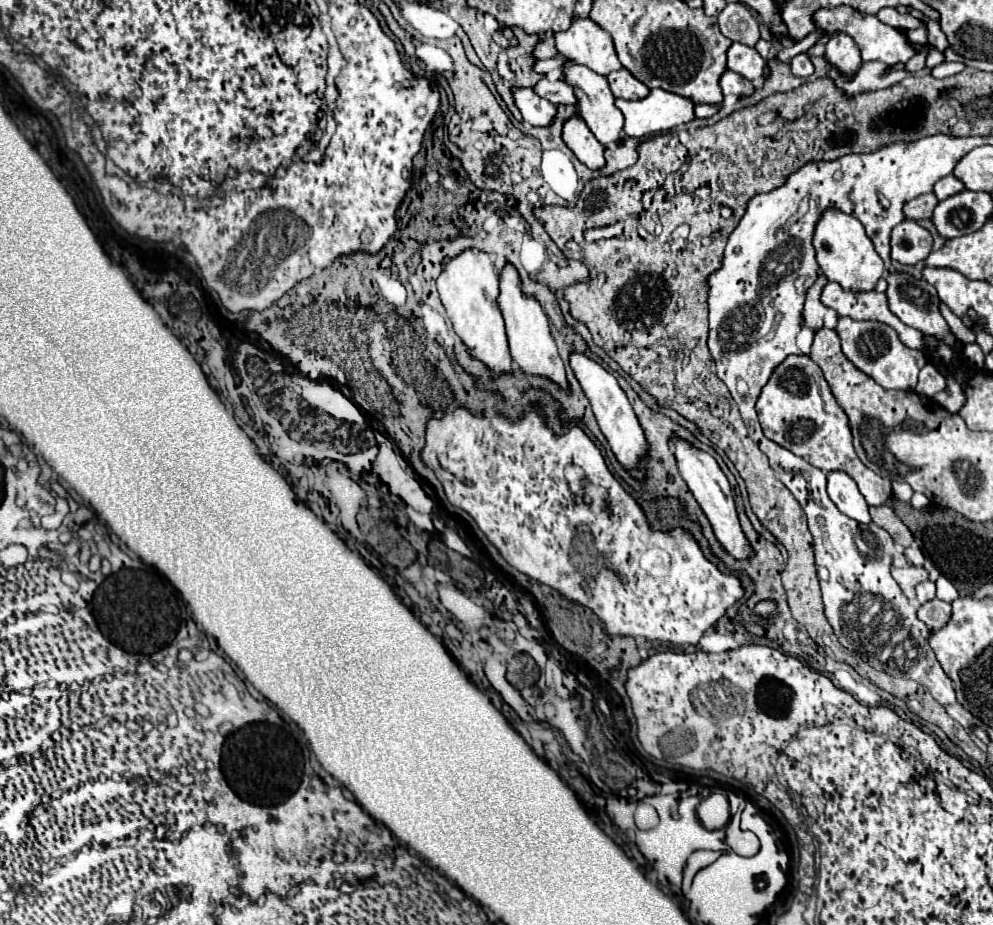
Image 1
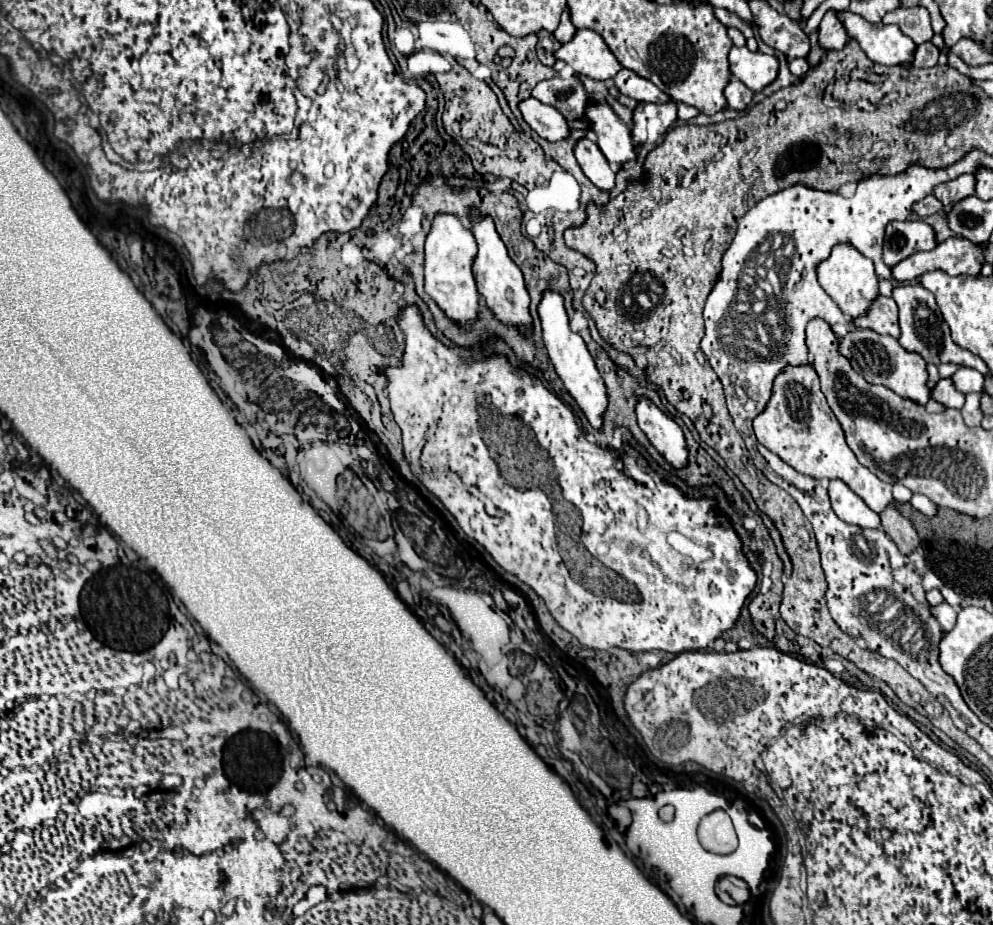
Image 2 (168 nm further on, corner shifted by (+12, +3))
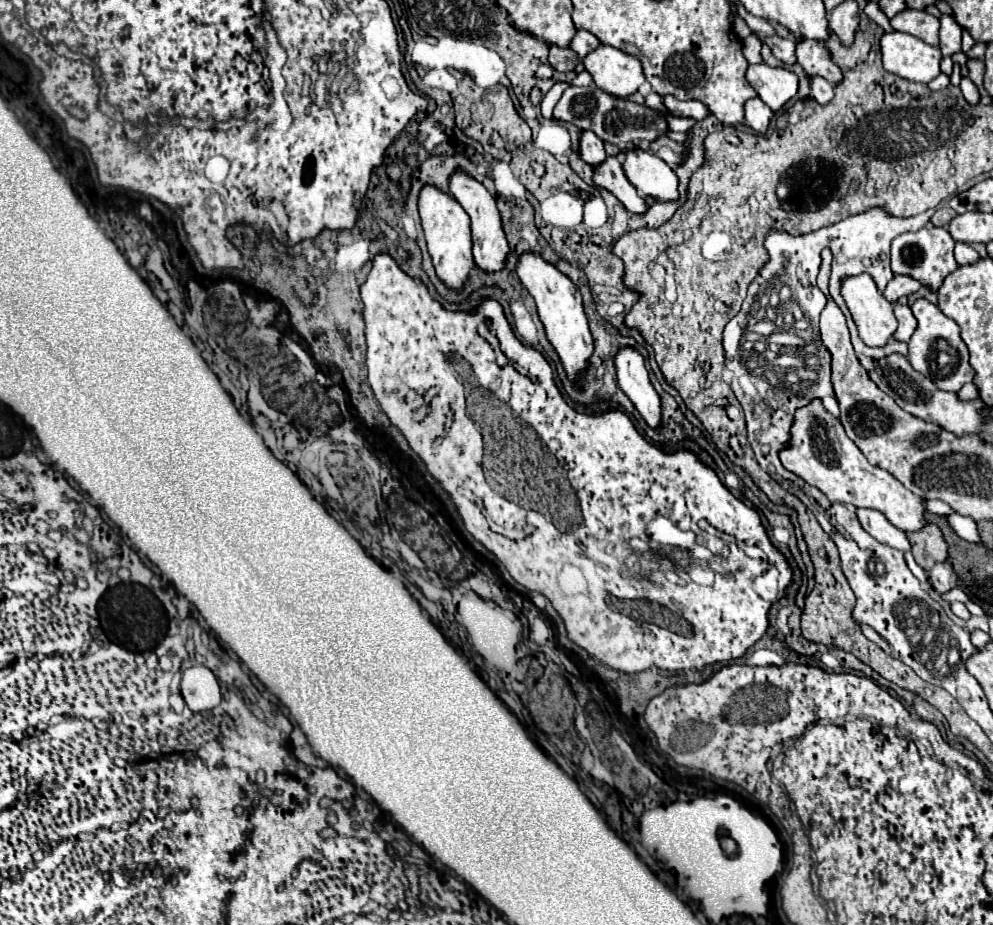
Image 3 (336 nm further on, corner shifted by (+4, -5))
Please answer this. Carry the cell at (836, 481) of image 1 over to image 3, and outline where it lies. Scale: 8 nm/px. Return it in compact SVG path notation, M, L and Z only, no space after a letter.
M858 509L856 511L862 527L880 543L900 549L900 551L910 551L910 541L904 531L896 529L880 511L874 509Z

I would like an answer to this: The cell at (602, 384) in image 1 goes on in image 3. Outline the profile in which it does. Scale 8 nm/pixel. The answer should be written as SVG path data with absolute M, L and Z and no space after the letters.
M524 251L518 257L516 273L518 273L522 285L528 289L528 293L534 297L540 321L548 335L548 341L558 351L568 377L578 379L584 373L584 369L588 367L588 359L594 353L594 343L592 343L592 335L588 329L588 319L582 309L582 295L580 295L578 287L572 283L572 279L568 275L560 273L560 269L556 269L556 265L548 263L540 253Z

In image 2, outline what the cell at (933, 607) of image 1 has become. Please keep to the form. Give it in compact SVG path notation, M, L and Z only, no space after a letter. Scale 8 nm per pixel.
M940 603L940 605L932 607L930 613L940 623L940 627L946 629L946 631L950 631L954 627L954 623L956 623L956 611L948 603Z

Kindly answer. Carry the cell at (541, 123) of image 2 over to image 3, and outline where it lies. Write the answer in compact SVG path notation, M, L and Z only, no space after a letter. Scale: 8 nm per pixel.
M584 131L580 135L580 157L590 163L590 165L600 165L600 161L606 161L606 151L604 151L604 143L592 133L592 131Z

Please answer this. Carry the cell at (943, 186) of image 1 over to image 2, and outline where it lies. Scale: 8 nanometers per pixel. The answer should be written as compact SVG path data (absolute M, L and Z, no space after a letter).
M966 173L960 175L952 181L946 181L944 185L936 185L936 189L932 191L932 195L942 203L942 205L952 205L968 195L974 195L974 175Z

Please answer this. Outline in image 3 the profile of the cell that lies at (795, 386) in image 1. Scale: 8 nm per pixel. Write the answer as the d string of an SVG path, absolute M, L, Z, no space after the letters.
M812 401L810 405L796 409L792 439L786 443L786 449L780 451L780 461L788 471L818 487L832 503L876 509L902 531L920 531L928 525L924 517L924 499L916 497L910 489L896 481L892 473L870 465L862 451L846 435L844 427L824 409L822 401Z

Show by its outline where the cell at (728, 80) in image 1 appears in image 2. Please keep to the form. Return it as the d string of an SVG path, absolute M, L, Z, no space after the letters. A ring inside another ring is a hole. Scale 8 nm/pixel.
M732 79L726 89L724 89L724 97L728 101L728 107L730 109L736 109L736 111L742 111L746 109L746 105L752 101L752 95L754 91L750 91L742 81L738 79ZM748 95L748 97L746 97Z

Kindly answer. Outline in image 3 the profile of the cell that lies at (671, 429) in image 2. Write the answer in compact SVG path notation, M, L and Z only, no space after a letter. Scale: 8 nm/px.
M620 345L614 355L618 387L630 397L638 413L650 427L660 425L660 397L652 387L646 371L644 357L630 345Z

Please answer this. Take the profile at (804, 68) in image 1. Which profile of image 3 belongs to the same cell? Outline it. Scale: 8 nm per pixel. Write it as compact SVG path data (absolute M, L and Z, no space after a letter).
M812 77L812 93L810 93L810 97L814 99L814 101L818 101L820 105L828 105L830 101L832 101L832 97L834 97L834 87L828 83L828 81L824 81L822 77Z

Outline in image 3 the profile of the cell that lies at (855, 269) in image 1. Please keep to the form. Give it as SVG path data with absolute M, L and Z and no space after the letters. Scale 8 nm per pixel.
M870 275L848 277L842 283L842 295L858 327L860 339L868 347L884 347L896 333L896 317L892 305L876 289Z

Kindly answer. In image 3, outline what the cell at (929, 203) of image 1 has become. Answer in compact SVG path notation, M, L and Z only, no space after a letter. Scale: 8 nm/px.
M940 207L940 209L936 209L936 213L932 215L930 221L932 221L936 227L948 227L954 217L956 217L956 211L954 211L954 209L950 209L950 207Z

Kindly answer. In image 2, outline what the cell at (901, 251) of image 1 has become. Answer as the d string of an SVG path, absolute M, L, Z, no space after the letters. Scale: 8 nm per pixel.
M892 221L886 227L884 239L884 263L894 267L902 259L918 251L930 251L936 247L934 229L922 221Z

